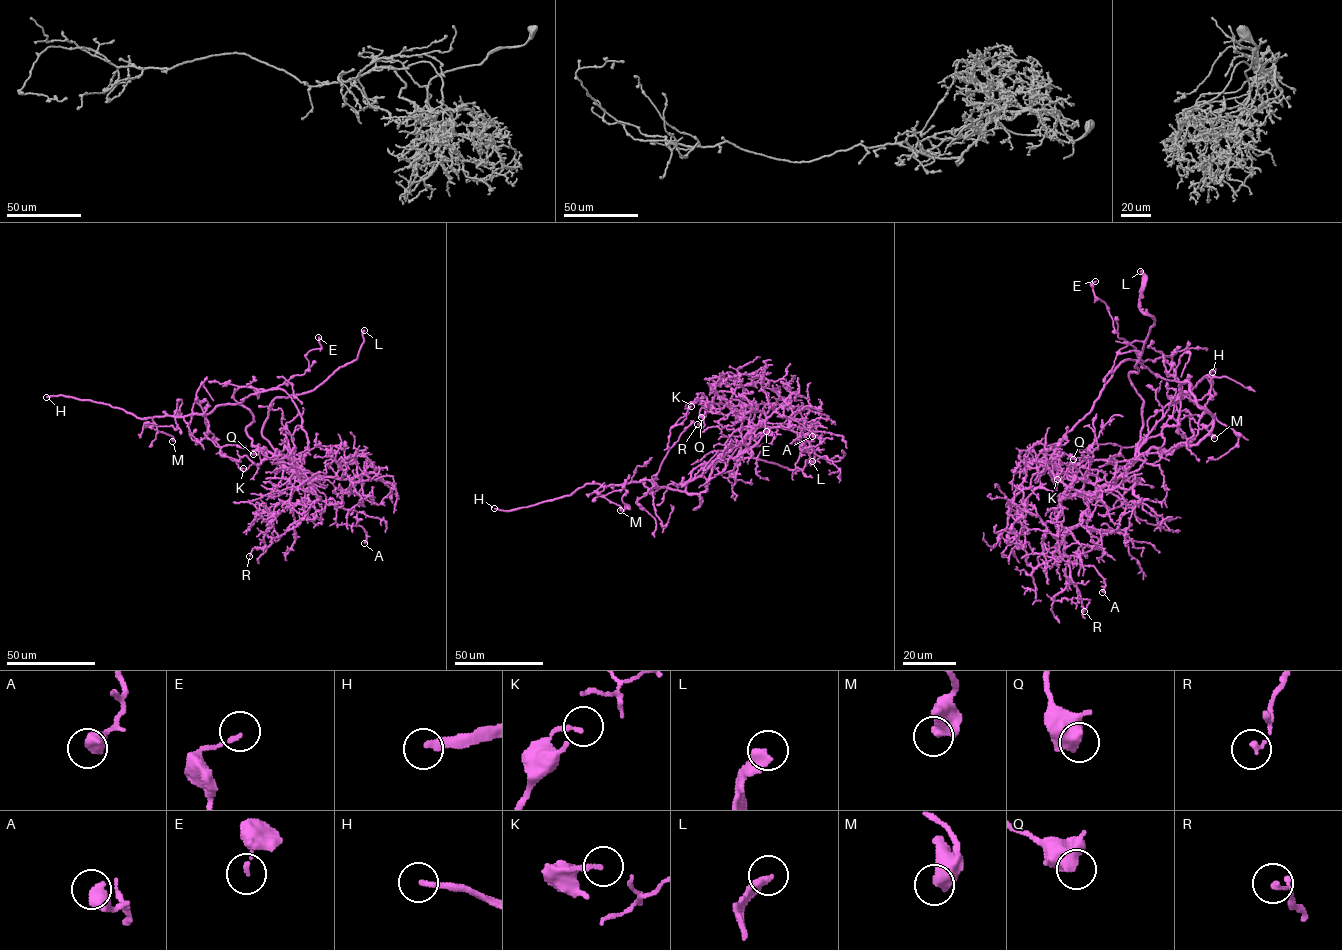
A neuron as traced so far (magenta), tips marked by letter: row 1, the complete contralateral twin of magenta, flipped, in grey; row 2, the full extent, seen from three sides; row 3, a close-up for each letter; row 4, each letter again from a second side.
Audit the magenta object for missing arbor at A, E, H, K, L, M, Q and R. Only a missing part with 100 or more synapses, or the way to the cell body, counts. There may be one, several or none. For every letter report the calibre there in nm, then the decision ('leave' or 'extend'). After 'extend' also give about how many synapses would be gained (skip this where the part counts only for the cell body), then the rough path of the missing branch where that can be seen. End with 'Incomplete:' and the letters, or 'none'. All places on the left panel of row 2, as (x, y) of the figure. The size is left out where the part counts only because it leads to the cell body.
A: 600 nm thick; leave
E: 130 nm thick; leave
H: 240 nm thick; extend; about 450 synapses
K: 170 nm thick; leave
L: 440 nm thick; extend; missing branch runs (364, 330), (371, 317)
M: 420 nm thick; leave
Q: 400 nm thick; leave
R: 180 nm thick; leave
Incomplete: H, L

